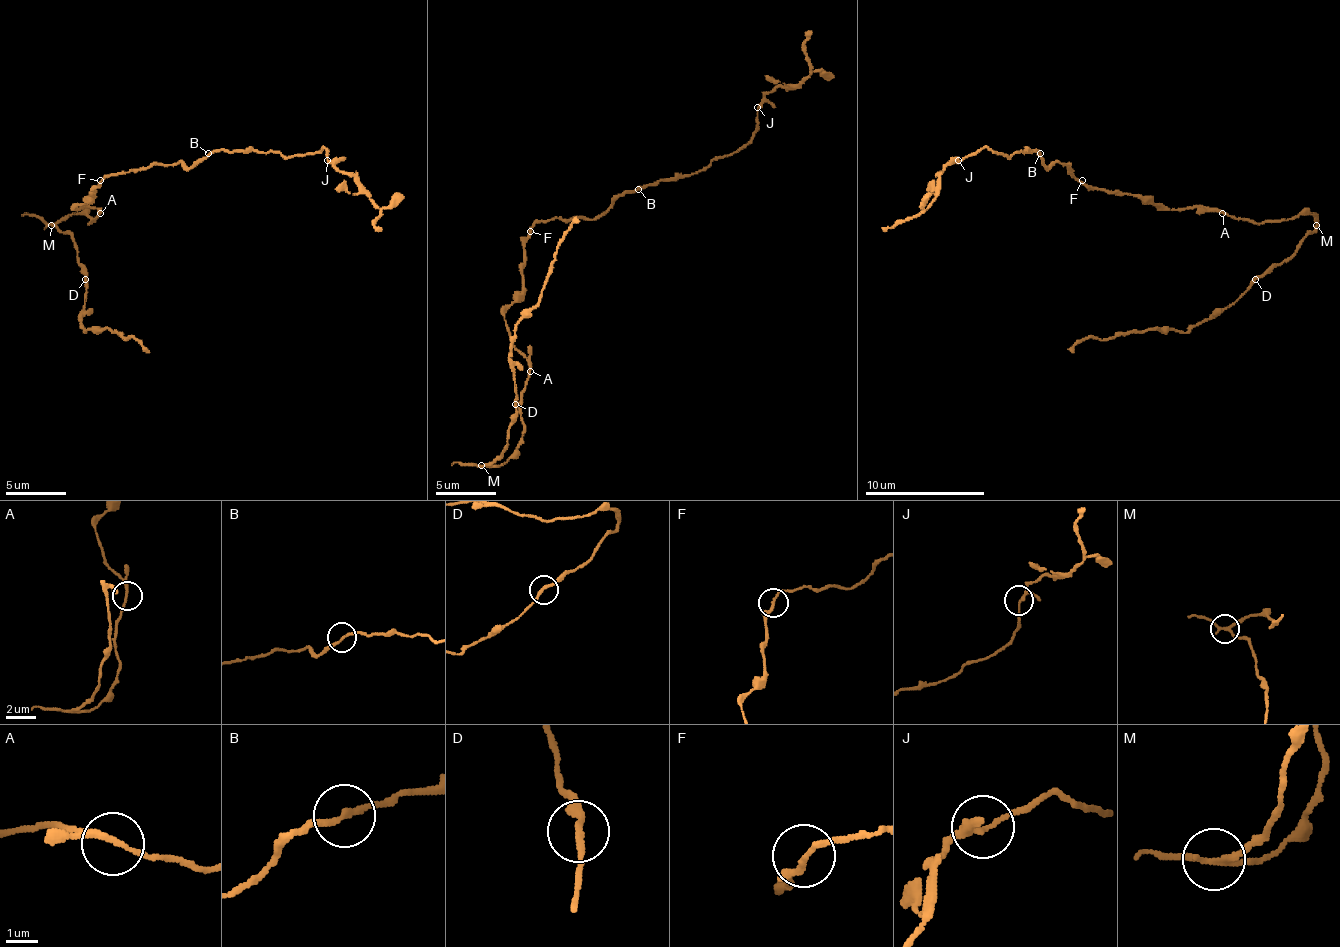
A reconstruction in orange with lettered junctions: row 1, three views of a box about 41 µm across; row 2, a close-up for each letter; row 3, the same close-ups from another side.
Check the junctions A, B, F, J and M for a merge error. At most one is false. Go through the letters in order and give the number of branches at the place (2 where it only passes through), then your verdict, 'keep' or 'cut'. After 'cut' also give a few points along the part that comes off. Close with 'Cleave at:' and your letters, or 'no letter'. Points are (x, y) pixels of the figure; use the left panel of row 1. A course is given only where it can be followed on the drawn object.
A: 3 | keep
B: 2 | keep
F: 2 | keep
J: 3 | keep
M: 3 | cut | (52, 225), (64, 231), (76, 249), (85, 273), (85, 330), (109, 330), (124, 339), (133, 336), (145, 348)
Cleave at: M

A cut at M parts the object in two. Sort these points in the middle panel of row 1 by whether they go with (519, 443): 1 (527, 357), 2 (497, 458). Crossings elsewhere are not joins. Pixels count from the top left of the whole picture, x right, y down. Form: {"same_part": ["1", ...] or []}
{"same_part": ["1"]}

